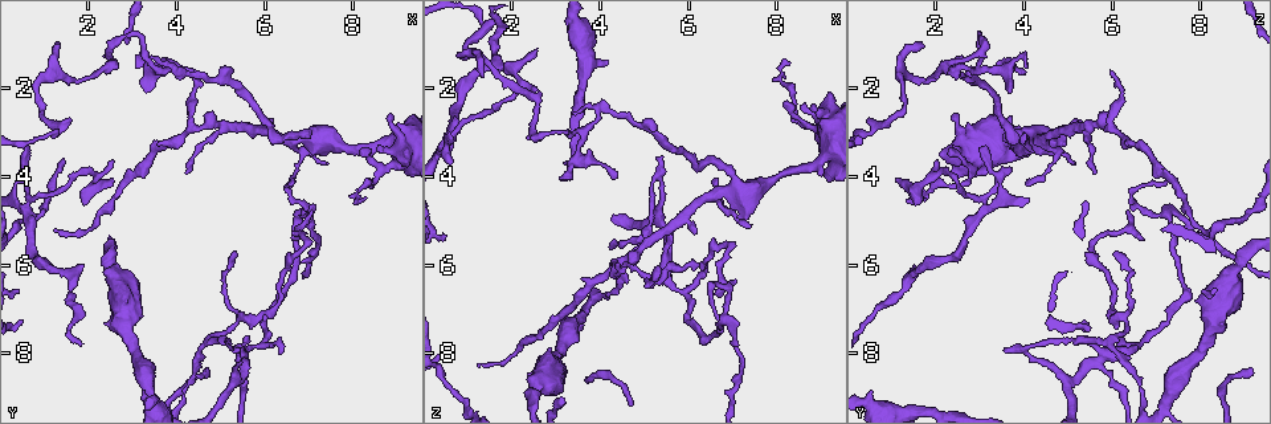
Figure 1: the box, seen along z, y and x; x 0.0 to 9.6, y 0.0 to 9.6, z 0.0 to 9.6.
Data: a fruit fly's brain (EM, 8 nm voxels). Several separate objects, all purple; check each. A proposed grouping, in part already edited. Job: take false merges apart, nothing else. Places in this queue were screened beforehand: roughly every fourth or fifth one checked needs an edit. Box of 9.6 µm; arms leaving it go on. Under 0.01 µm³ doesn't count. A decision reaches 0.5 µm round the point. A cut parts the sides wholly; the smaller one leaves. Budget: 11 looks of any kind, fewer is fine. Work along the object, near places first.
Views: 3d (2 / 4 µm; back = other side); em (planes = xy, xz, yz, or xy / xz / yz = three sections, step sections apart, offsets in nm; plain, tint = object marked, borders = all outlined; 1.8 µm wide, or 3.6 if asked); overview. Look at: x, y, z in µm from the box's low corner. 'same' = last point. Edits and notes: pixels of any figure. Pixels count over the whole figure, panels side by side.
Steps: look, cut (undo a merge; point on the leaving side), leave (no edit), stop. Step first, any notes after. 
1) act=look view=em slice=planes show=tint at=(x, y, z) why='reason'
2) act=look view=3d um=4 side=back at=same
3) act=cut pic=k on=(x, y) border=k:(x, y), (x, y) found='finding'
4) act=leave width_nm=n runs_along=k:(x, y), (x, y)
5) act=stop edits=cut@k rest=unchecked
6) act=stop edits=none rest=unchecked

act=look view=3d um=2 at=(5.30, 7.95, 4.05) why='sharp bend'

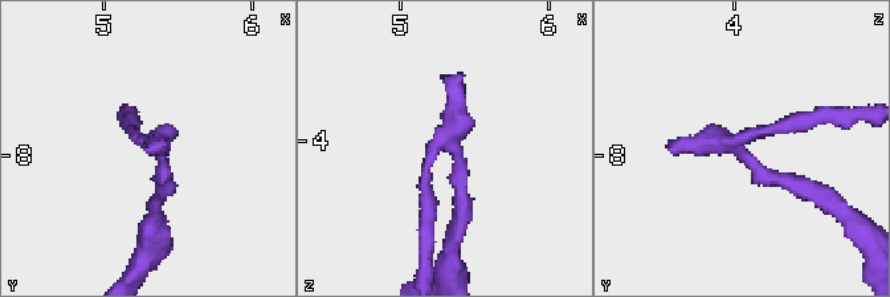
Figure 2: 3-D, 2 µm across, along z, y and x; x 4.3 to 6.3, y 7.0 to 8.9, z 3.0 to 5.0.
act=look view=em slice=xy step=16 show=tint at=(5.30, 7.94, 4.02) why='shape alone is not enough'

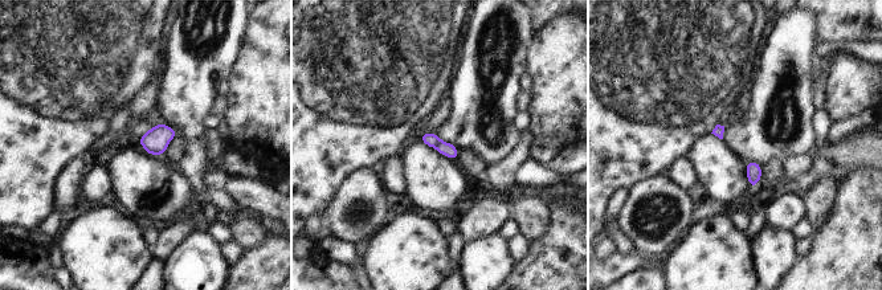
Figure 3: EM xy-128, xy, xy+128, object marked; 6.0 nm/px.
act=look view=em slice=planes show=tint at=same

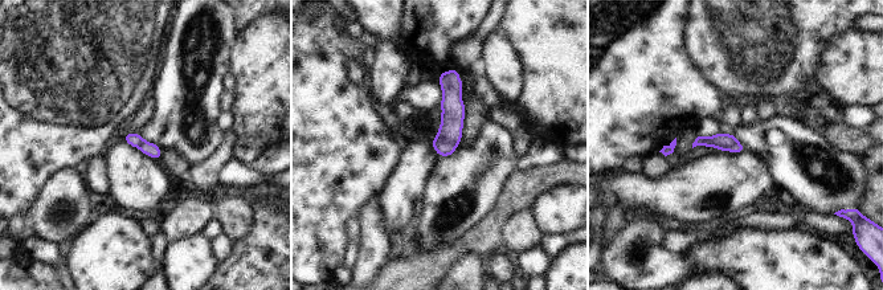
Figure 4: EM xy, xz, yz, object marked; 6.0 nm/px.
act=cut pic=4 on=(444, 148) border=4:(457, 144), (440, 141), (434, 147) found='two neurons meet here'

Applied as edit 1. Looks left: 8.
act=look view=overview

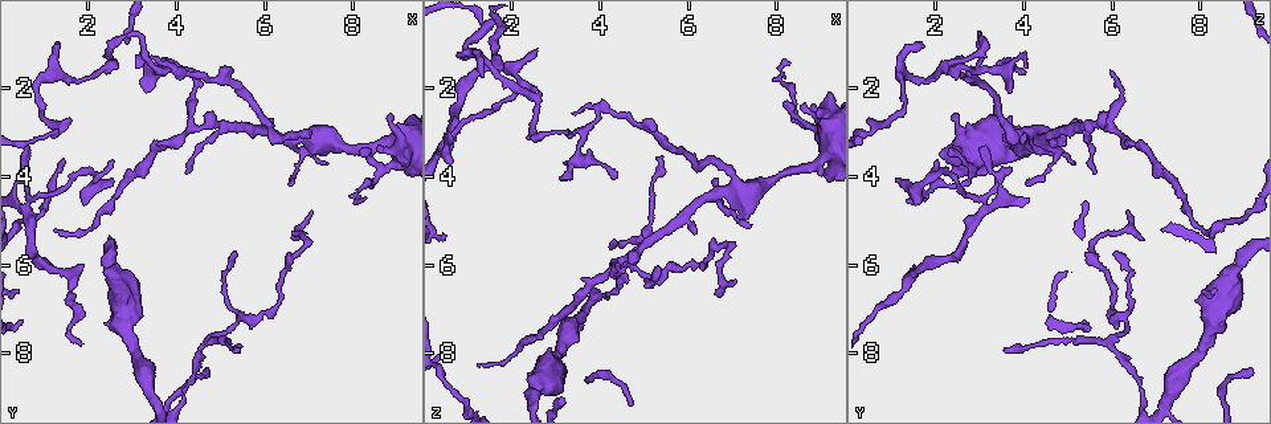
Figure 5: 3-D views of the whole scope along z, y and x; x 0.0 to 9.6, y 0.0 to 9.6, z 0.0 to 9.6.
act=look view=em slice=yz step=4 show=tint at=(1.25, 1.75, 1.25) why='branch point'

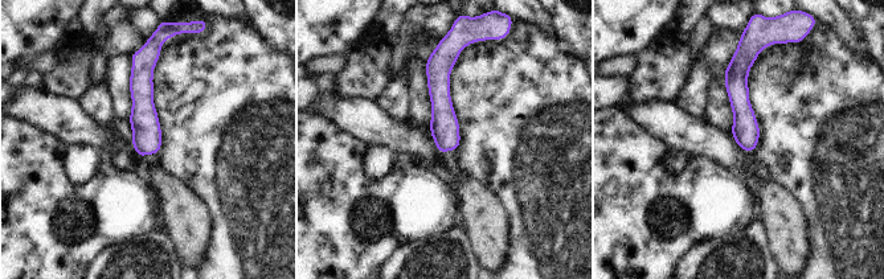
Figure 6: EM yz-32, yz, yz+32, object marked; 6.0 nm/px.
act=leave runs_along=6:(143, 58), (143, 147), (140, 152) found='all the same neuron'

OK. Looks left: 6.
act=look view=3d um=2 at=(0.60, 4.75, 3.05) why='looks like a crossing'

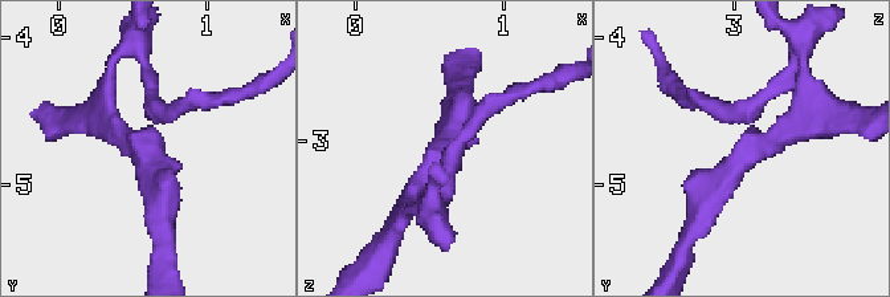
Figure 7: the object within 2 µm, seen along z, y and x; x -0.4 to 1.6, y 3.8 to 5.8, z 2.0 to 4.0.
act=look view=em slice=xy step=16 show=tint at=(0.62, 4.72, 3.08)

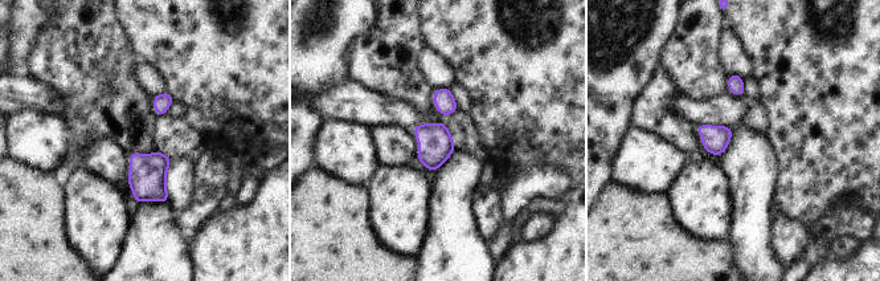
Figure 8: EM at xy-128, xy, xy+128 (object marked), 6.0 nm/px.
act=look view=em slice=planes show=borders at=same why='another direction'

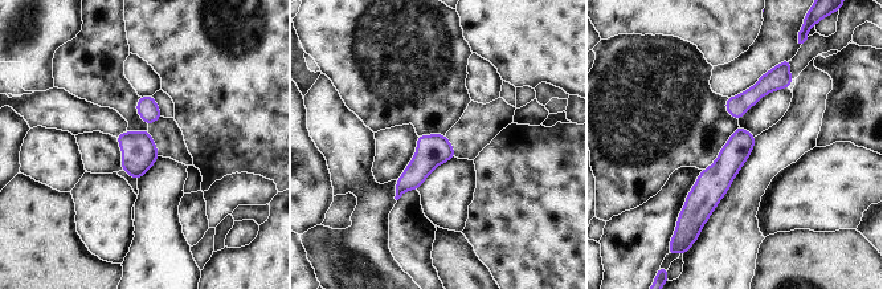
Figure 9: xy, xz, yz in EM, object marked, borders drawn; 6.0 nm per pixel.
act=leave runs_along=9:(744, 133), (739, 147), (694, 215) found='continuous, no second neuron'

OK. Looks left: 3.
act=stop edits=cut@4 rest=unchecked

